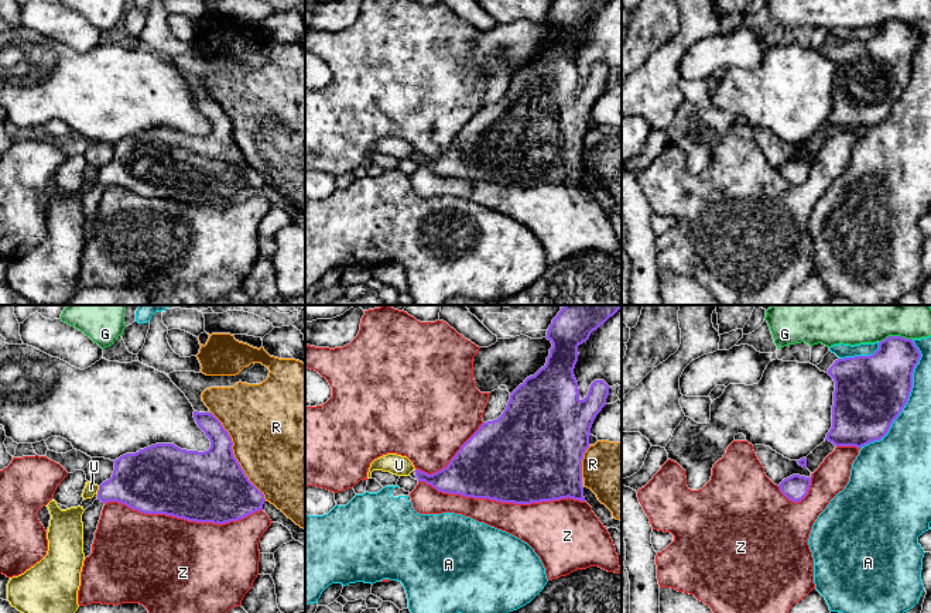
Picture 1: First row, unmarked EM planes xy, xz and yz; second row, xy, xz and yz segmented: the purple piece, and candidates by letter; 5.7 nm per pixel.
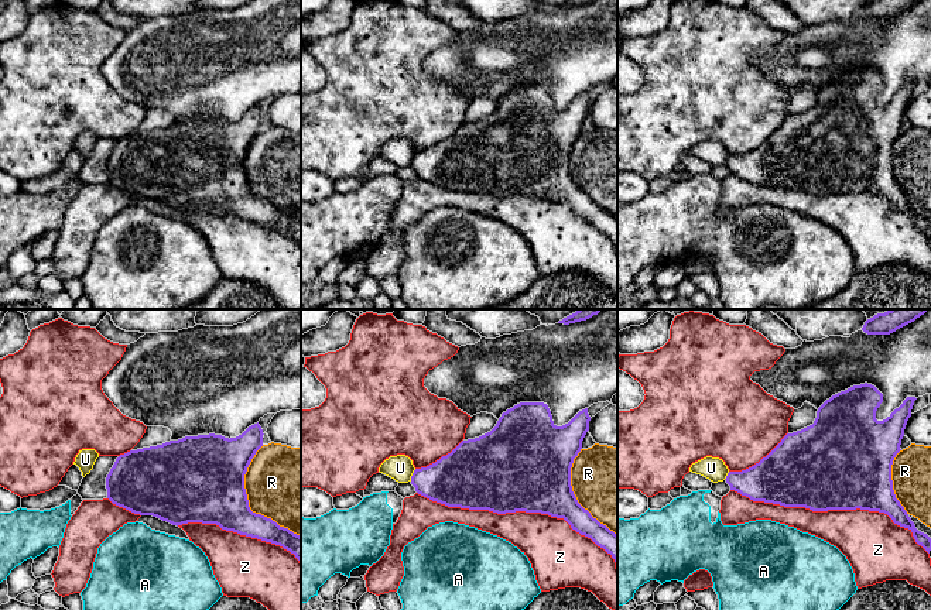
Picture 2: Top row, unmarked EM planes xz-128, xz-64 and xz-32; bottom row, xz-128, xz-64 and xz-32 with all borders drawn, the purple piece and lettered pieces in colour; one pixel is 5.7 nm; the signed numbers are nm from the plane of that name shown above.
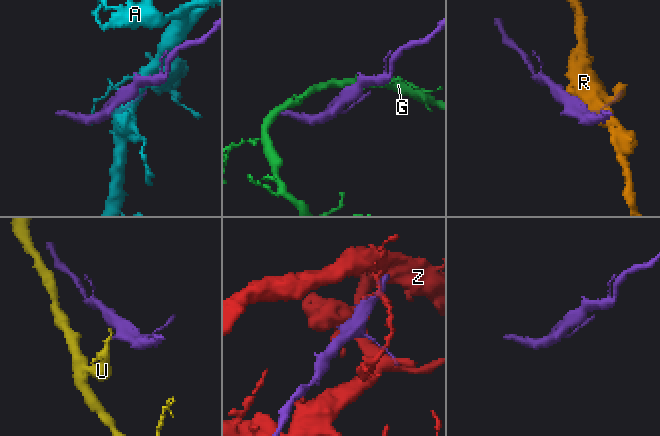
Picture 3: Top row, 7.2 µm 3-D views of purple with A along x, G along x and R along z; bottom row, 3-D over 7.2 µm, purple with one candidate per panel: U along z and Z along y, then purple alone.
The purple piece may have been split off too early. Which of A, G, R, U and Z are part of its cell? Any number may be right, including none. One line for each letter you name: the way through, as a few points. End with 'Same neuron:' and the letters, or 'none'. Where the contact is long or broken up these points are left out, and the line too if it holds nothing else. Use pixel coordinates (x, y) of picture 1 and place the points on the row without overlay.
Same neuron: none

